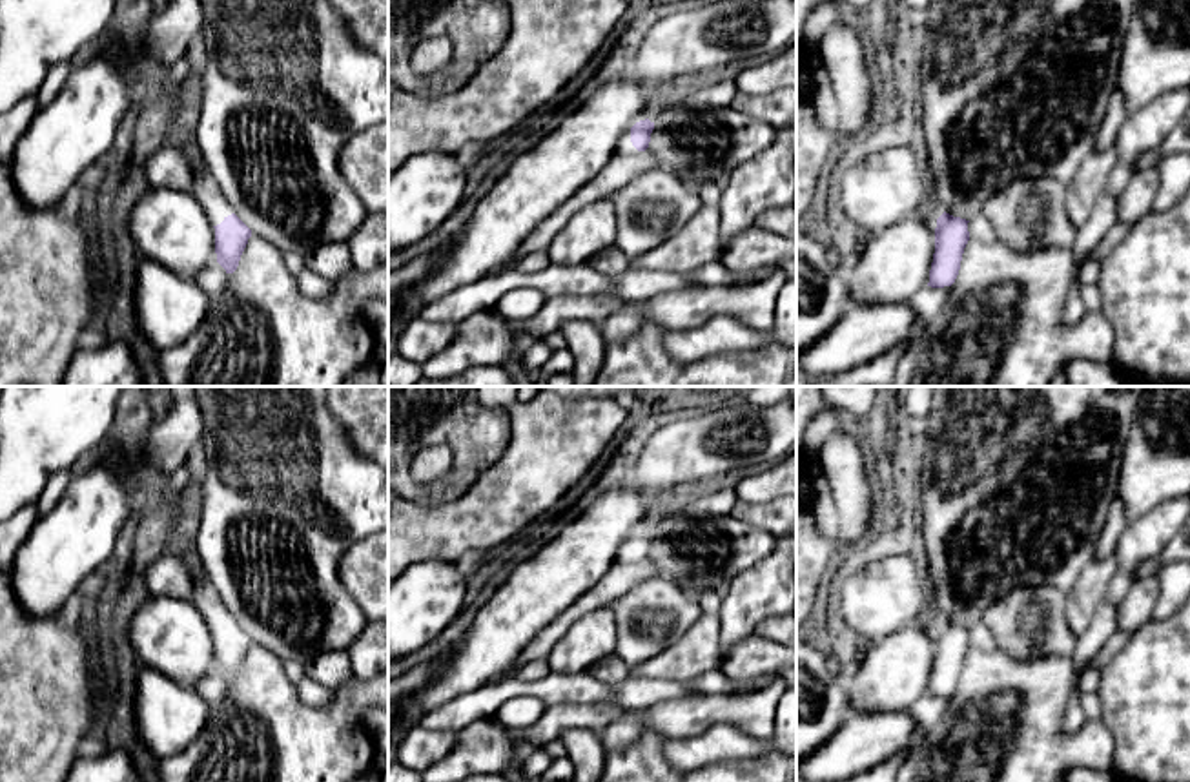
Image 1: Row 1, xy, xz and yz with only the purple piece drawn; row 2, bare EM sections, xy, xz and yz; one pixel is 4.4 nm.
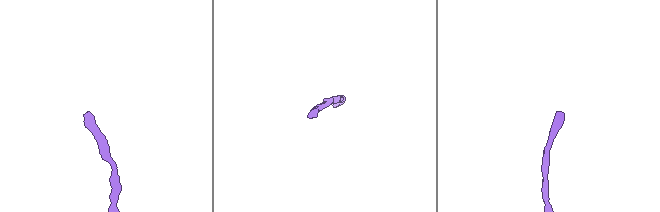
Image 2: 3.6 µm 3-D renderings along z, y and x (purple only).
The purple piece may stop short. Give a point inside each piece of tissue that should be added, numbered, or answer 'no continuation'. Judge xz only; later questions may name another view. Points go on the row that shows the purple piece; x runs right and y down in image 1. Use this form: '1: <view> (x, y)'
1: xz (624, 146)

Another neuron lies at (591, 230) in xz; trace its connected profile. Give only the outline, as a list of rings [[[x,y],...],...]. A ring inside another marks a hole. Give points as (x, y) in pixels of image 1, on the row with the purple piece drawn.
[[[600,199],[580,211],[558,232],[547,248],[552,264],[585,264],[596,253],[616,246],[616,211],[609,199]]]

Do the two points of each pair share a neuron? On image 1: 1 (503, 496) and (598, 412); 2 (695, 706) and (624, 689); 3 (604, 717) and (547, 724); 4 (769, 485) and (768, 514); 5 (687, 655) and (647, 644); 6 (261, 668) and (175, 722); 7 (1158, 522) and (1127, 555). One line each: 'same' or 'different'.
1: same
2: different
3: same
4: different
5: different
6: different
7: same

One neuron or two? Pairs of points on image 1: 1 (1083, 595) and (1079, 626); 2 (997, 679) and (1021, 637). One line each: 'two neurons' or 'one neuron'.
1: one neuron
2: two neurons

